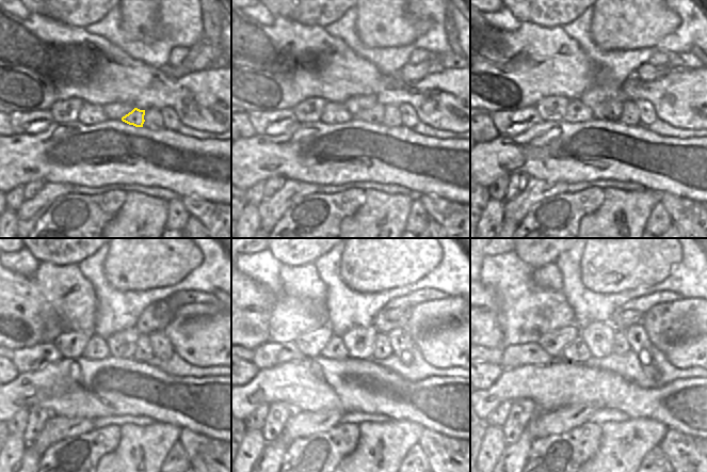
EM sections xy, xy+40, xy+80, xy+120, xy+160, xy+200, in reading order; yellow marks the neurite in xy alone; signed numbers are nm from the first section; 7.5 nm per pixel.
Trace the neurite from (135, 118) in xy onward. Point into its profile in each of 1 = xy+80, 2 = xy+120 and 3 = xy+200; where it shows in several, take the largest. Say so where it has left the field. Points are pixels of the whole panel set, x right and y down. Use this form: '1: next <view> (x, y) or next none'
1: next xy+80 (611, 111)
2: next xy+120 (123, 344)
3: next xy+200 (599, 337)

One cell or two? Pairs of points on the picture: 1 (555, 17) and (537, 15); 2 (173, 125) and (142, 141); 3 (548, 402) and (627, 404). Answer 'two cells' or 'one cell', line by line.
1: one cell
2: two cells
3: one cell

